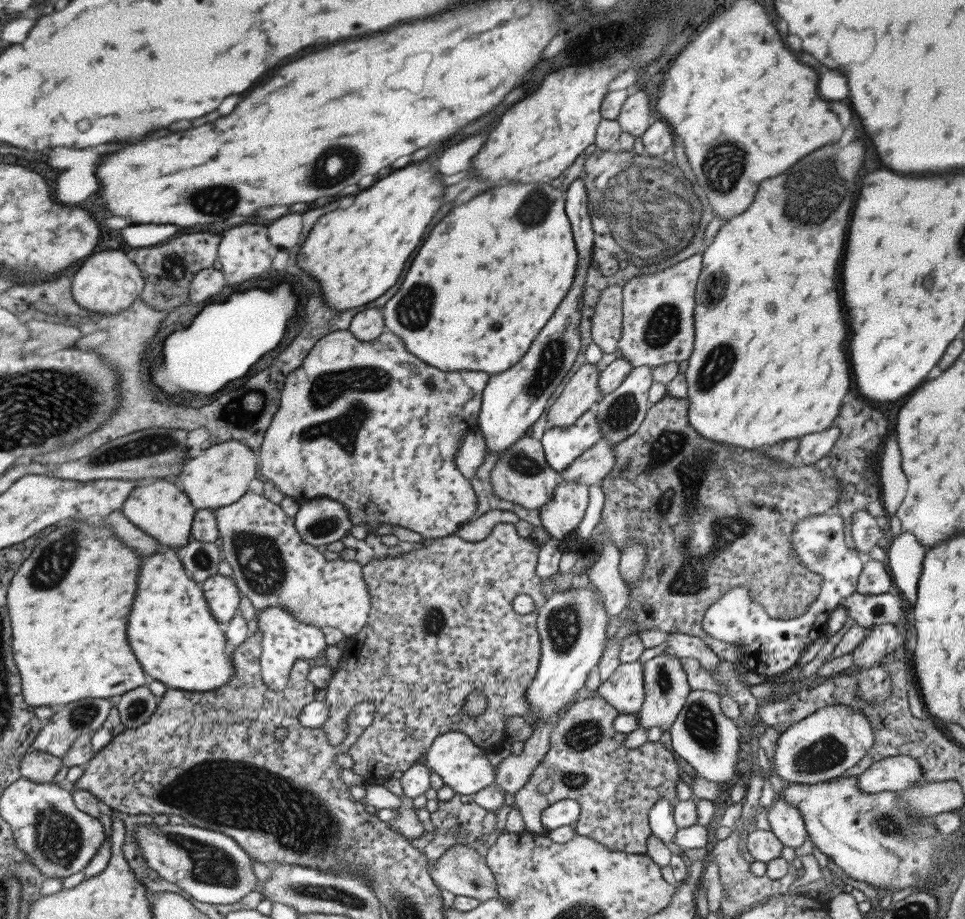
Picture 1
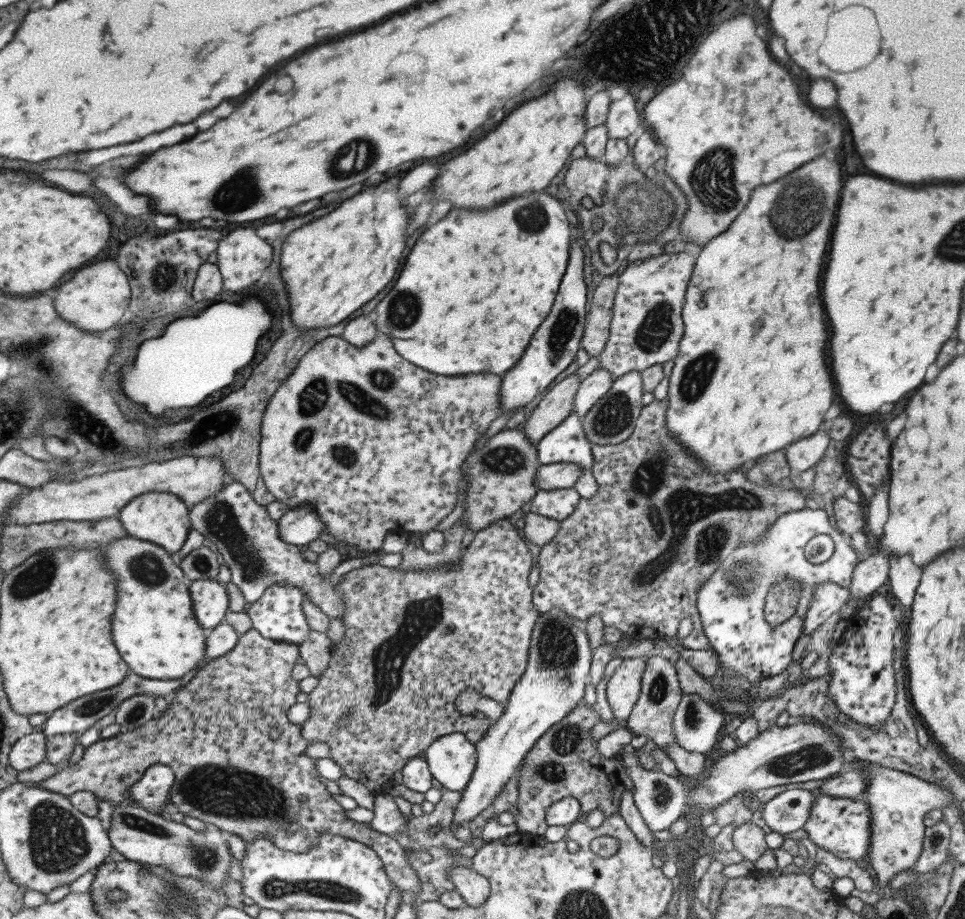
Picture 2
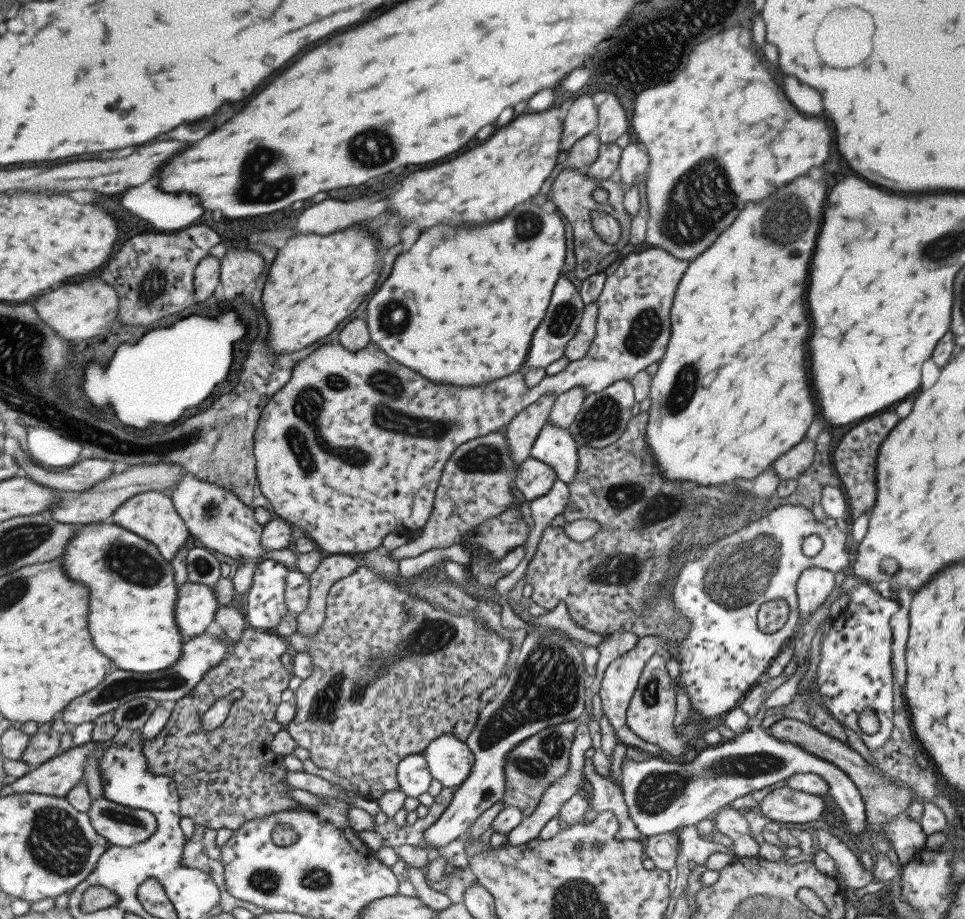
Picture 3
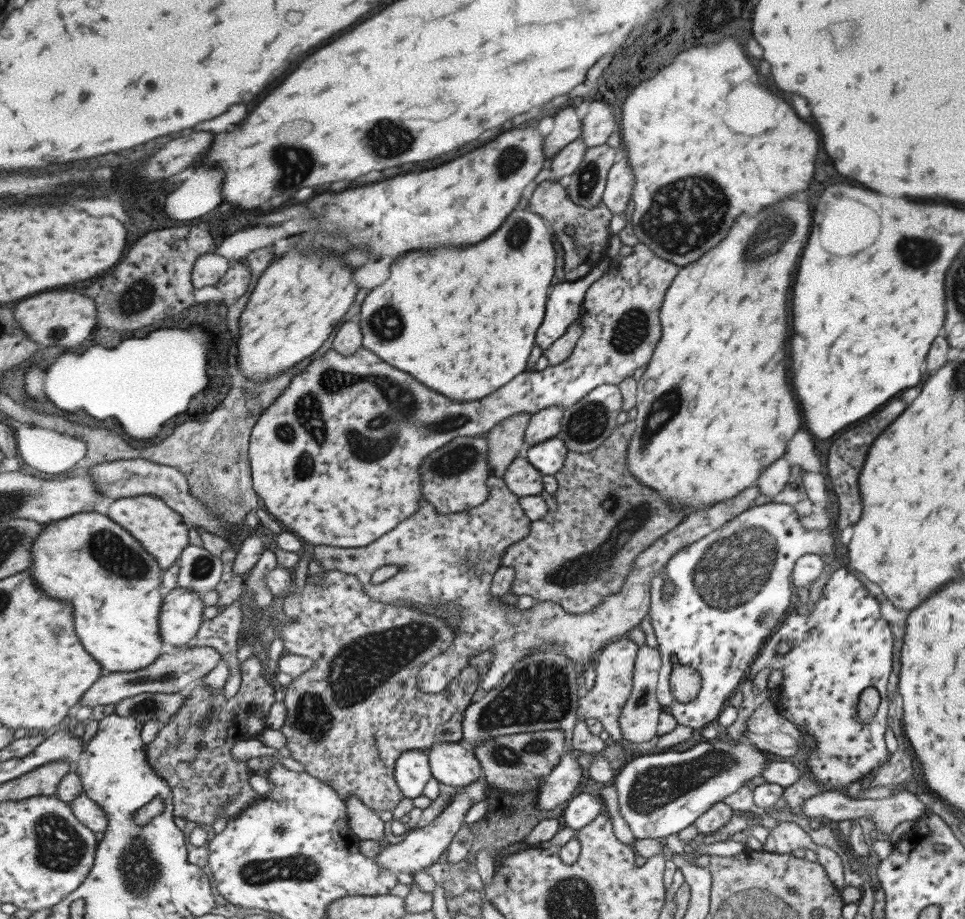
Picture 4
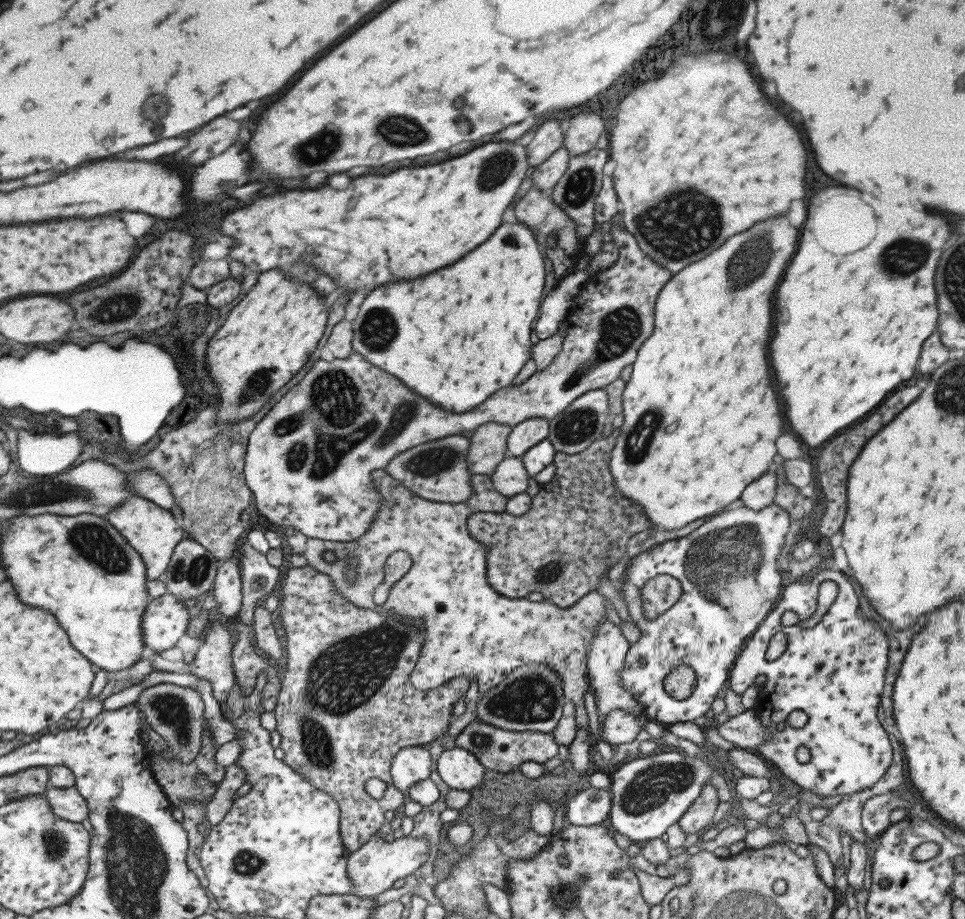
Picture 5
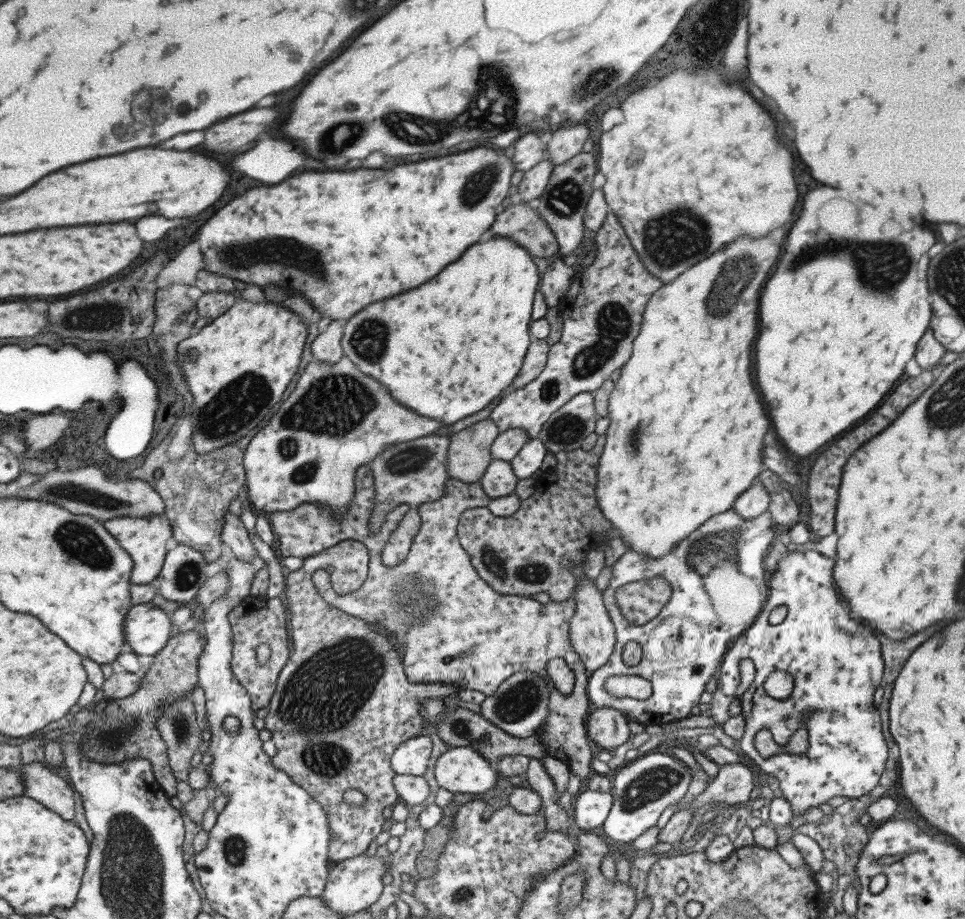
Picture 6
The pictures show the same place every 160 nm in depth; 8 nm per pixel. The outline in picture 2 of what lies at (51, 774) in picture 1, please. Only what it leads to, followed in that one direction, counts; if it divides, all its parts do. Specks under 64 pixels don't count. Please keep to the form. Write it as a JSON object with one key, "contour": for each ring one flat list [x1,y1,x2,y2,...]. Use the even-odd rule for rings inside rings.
{"contour":[[35,729,32,733,17,737,8,754,8,764,15,771,27,770,45,759,46,738]]}

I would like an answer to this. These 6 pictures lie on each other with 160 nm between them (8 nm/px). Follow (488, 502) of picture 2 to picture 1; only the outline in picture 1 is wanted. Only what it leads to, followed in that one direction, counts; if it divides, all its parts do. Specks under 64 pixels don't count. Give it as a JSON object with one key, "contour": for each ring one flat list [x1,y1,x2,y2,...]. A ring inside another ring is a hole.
{"contour":[[520,436,501,455,489,473,489,484,491,492,499,500,507,500,517,504,524,510,537,510,550,499,555,485,561,482,562,478,557,471,554,471,544,459,540,440,528,436]]}

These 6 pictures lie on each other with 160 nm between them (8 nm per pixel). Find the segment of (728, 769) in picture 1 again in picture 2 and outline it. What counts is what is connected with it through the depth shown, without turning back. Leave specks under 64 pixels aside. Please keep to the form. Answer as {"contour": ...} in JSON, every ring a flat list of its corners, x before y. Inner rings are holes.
{"contour":[[683,693,672,725,679,748,705,758,722,736,723,712,706,703,698,694]]}

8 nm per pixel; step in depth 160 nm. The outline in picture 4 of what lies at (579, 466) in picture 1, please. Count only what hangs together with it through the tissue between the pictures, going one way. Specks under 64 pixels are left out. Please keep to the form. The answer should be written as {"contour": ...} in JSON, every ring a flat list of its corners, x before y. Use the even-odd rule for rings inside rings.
{"contour":[[521,456,515,457,505,469,502,479,515,496,539,495,542,491,542,474]]}

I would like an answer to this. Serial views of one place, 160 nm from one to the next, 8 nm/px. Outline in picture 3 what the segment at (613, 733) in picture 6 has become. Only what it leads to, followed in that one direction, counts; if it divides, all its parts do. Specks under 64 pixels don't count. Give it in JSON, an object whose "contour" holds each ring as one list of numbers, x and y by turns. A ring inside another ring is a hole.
{"contour":[[653,653,643,665,639,680,634,688,626,710,627,728,645,742,656,744,659,749,672,757,679,757,687,752,687,744,677,735,677,725,673,724,675,714,675,689,669,679,665,660]]}

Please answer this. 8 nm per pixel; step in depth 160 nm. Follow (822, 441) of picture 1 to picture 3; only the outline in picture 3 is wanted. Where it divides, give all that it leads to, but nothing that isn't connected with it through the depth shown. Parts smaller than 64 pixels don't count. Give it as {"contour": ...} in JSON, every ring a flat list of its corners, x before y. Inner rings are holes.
{"contour":[[814,439,799,441,772,462,773,472,780,480,796,479,812,463,814,448]]}

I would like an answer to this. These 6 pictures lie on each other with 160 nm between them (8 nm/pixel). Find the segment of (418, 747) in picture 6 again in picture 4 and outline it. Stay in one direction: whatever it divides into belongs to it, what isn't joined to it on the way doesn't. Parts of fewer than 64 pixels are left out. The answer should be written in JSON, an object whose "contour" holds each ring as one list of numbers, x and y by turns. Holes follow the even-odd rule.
{"contour":[[406,751,395,760,393,777,403,798,421,796,431,777,425,751]]}

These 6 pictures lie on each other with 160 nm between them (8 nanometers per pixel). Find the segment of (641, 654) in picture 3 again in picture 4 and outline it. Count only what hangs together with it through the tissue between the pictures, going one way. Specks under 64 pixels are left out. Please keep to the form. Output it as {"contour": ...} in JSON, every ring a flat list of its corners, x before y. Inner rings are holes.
{"contour":[[619,639,603,648,594,664,595,679,593,687,577,699,576,720,595,718,603,730,608,733,609,742,622,742,621,731,618,727,618,716,626,703,632,689,632,672,638,646,630,639]]}

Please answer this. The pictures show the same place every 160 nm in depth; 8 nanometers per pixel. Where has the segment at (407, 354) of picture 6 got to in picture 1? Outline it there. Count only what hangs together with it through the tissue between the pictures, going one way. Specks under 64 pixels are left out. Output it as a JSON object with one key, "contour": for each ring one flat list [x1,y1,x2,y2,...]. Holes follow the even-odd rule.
{"contour":[[549,182,541,184,509,184,509,186,497,186,491,192,483,192,469,202,453,208,447,216,443,216,429,232,429,236,419,246,417,254,413,256,399,290,385,302,380,312,385,326,385,331,393,333,403,341,403,347,411,355,417,356,425,364,437,368,437,370,469,370,486,372,488,375,497,374,513,366,524,354,541,331,543,325,557,310,557,304,565,300,565,294,571,288,571,282,577,272,577,252,575,252,572,232,569,230,570,222,564,213,565,194,559,189,551,187]]}

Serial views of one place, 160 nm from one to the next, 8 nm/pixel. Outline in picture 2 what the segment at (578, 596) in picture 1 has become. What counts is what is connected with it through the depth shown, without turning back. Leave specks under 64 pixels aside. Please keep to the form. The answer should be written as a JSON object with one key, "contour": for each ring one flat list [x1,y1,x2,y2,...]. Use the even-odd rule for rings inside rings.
{"contour":[[552,608,539,613,530,634,524,671,513,685,500,717,474,744,477,754,475,770,461,792,461,800,451,820,451,831,461,824,468,824,490,806,503,785,515,775,536,740,582,703,585,687,590,682,588,672,592,651,587,635,573,625,566,612]]}

